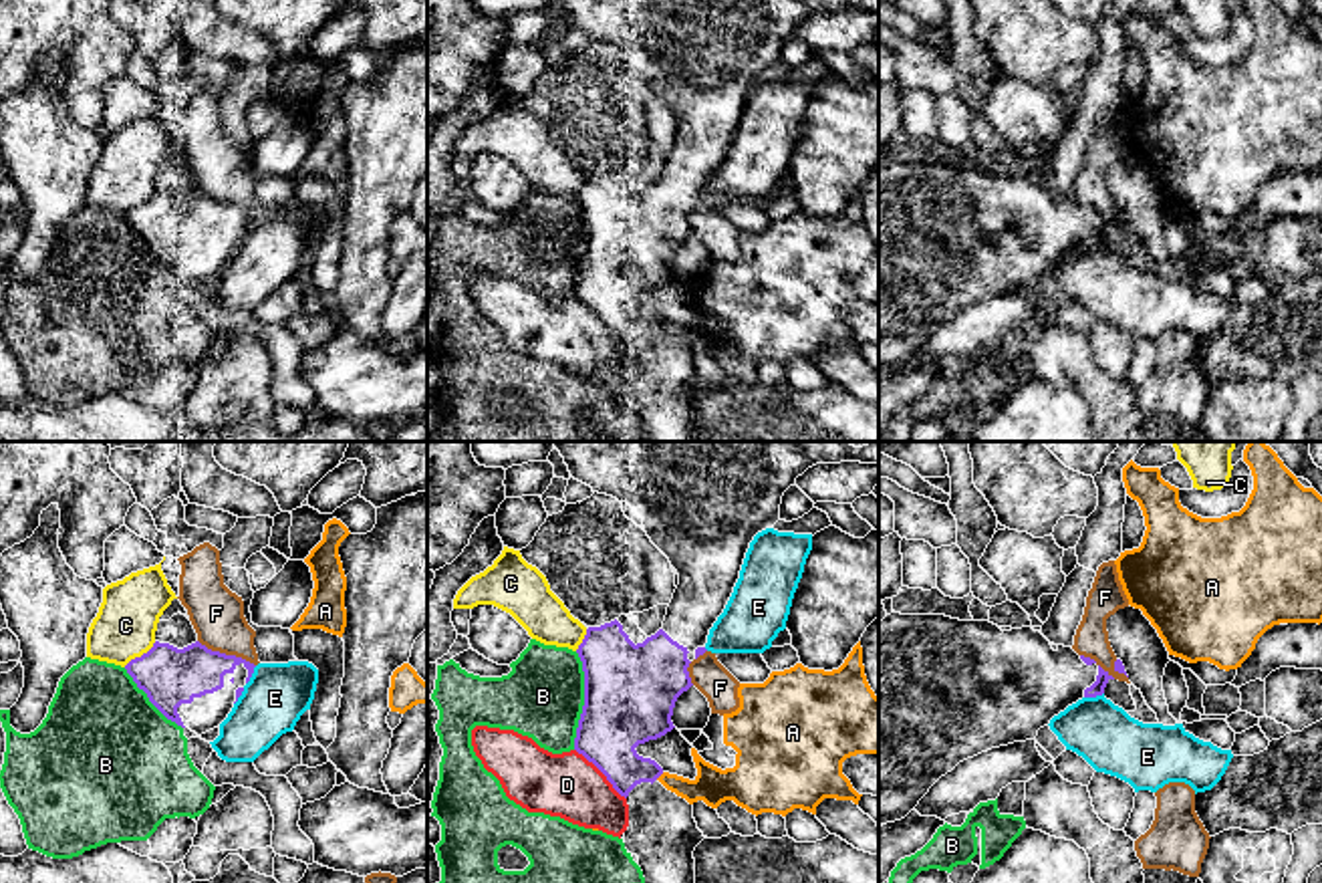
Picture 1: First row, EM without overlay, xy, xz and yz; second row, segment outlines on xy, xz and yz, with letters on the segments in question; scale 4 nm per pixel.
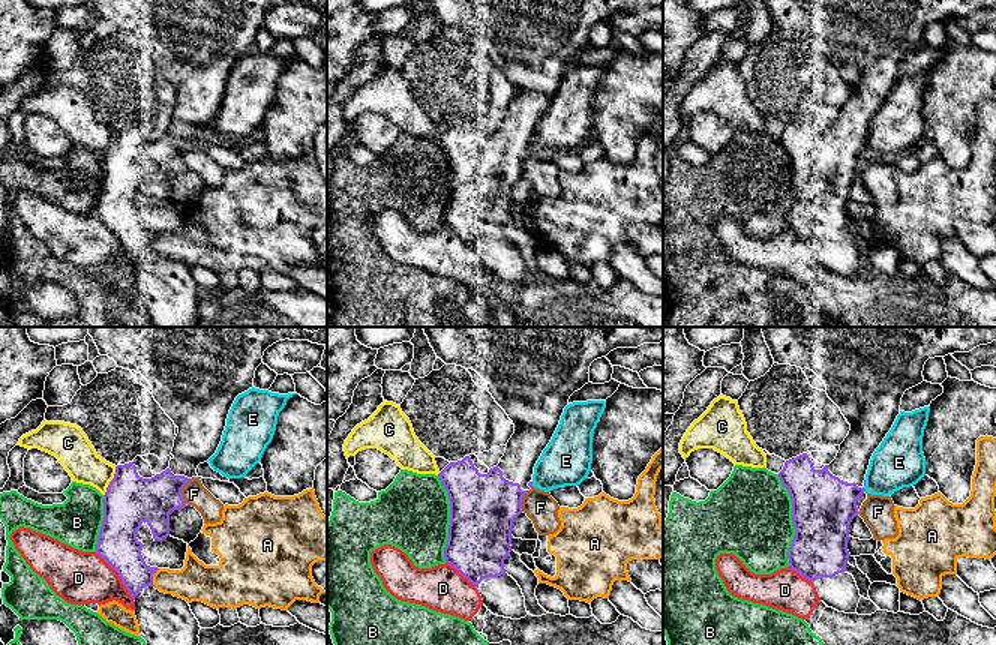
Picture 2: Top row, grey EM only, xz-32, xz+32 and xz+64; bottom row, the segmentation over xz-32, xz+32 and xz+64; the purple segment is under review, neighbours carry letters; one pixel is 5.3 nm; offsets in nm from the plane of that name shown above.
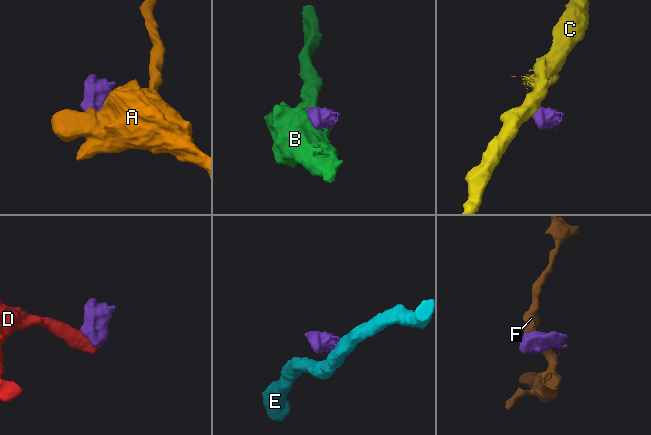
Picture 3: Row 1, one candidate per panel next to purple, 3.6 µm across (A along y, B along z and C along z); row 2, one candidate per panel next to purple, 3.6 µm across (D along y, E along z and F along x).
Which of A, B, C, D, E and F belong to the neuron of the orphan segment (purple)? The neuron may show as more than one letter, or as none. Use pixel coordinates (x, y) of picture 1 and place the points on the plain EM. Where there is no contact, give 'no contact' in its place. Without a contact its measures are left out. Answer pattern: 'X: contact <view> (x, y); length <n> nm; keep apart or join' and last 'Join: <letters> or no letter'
A: contact xz (659, 323); length 50 nm; keep apart
B: contact xz (585, 248); length 400 nm; keep apart
C: contact xy (142, 204); length 170 nm; keep apart
D: contact xz (601, 319); length 300 nm; keep apart
E: contact yz (1093, 244); length 80 nm; keep apart
F: contact xy (224, 202); length 260 nm; keep apart
Join: no letter

